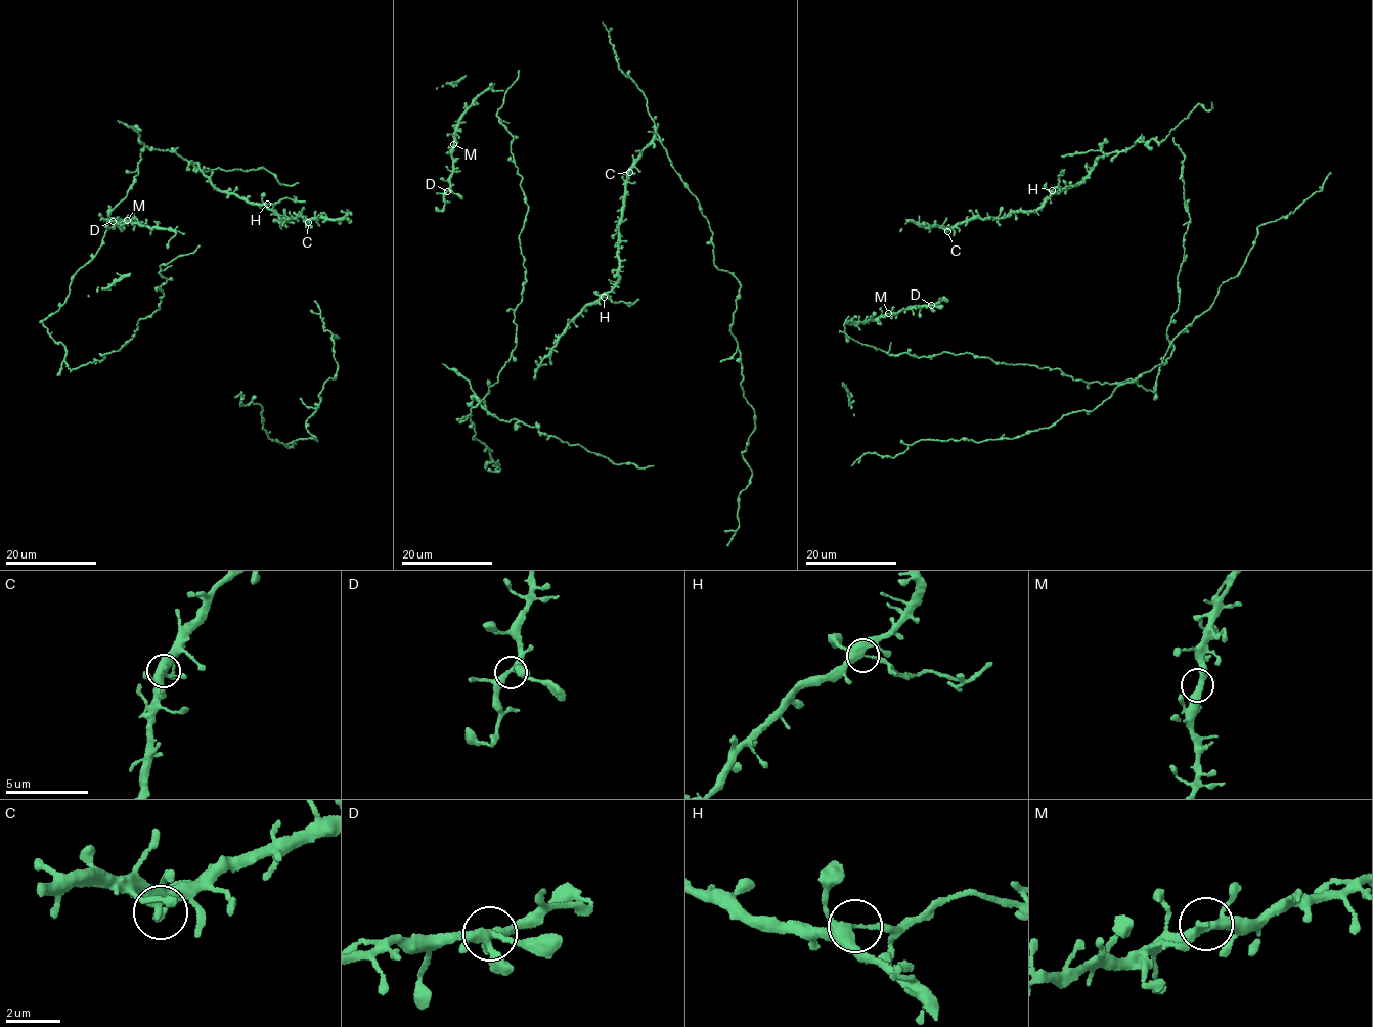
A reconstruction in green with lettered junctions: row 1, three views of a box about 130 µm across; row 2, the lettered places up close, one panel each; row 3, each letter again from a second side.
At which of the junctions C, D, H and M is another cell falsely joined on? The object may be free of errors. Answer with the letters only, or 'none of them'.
H

